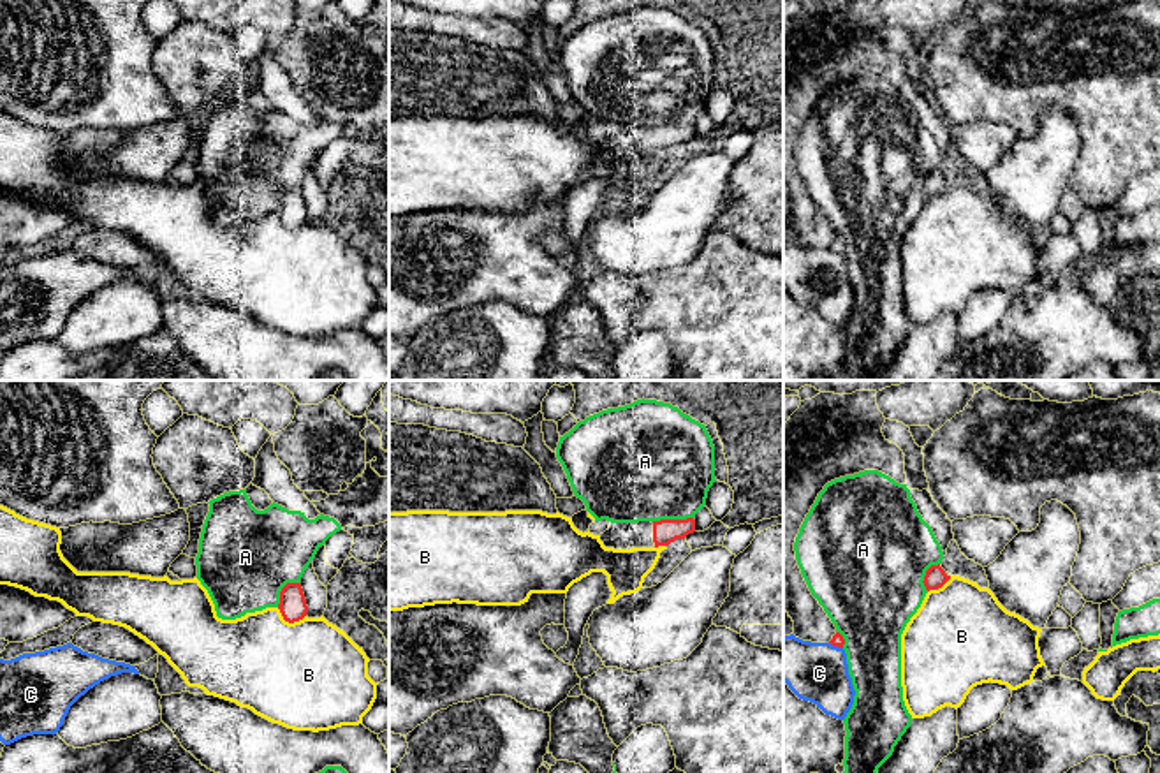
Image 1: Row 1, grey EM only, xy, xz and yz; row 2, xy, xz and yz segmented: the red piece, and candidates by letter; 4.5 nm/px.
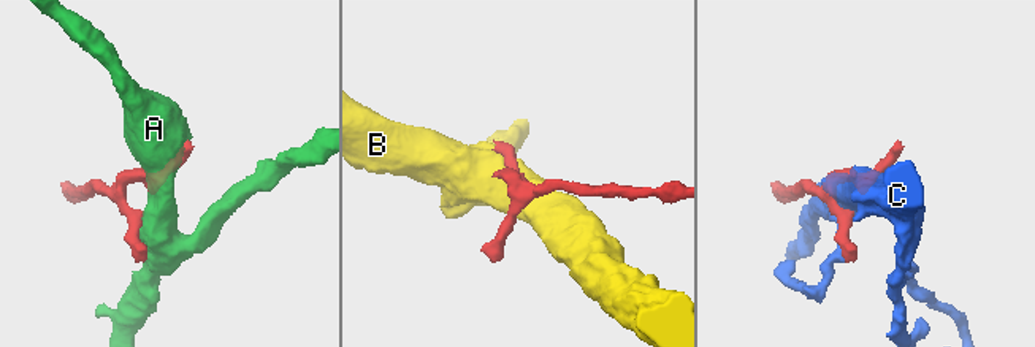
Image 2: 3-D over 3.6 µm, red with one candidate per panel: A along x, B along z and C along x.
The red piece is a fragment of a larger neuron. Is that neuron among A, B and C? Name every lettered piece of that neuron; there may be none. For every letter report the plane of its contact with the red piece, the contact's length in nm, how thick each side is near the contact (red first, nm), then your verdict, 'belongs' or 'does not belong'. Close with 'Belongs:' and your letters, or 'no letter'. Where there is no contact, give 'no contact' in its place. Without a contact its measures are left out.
A: meets red in xz; contact 190 nm long; 110 nm thick on the red side, 480 nm on the other; does not belong
B: meets red in xy; contact 140 nm long; 130 nm thick on the red side, 480 nm on the other; does not belong
C: meets red in yz; contact 70 nm long; 50 nm thick on the red side, 280 nm on the other; does not belong
Belongs: no letter

